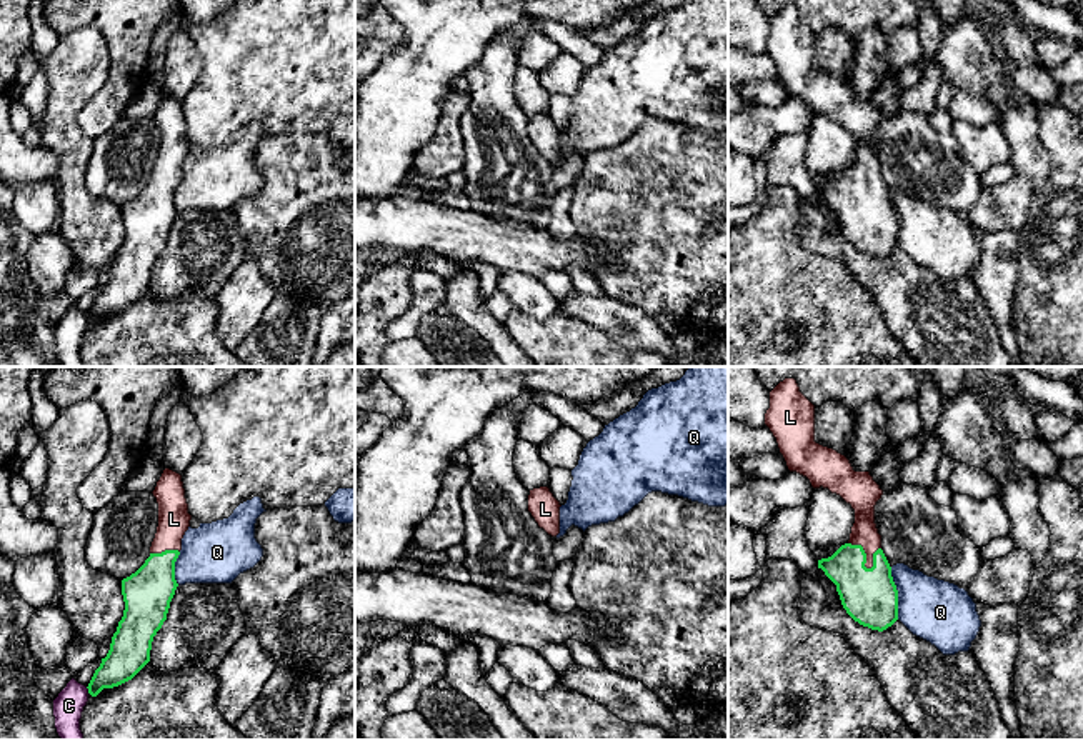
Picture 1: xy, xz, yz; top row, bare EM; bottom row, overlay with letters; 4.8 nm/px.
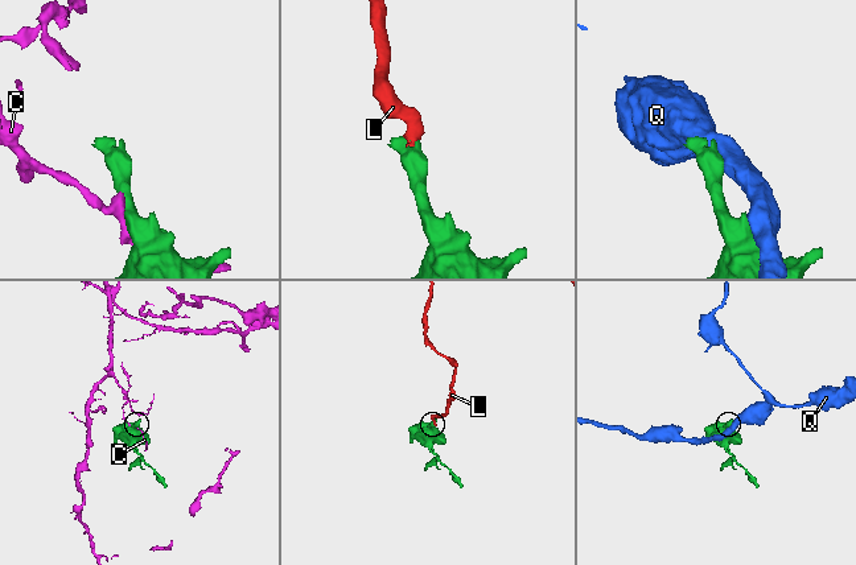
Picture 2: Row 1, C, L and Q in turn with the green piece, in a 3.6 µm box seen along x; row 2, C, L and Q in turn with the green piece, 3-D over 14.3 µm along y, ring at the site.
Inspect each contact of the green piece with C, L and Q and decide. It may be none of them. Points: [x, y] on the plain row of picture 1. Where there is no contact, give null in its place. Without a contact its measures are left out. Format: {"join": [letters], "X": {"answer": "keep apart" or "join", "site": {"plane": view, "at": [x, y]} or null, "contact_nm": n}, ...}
{"join": ["L"], "C": {"answer": "keep apart", "site": {"plane": "xy", "at": [89, 317]}, "contact_nm": 40}, "L": {"answer": "join", "site": {"plane": "yz", "at": [863, 179]}, "contact_nm": 170}, "Q": {"answer": "keep apart", "site": {"plane": "yz", "at": [897, 220]}, "contact_nm": 260}}

